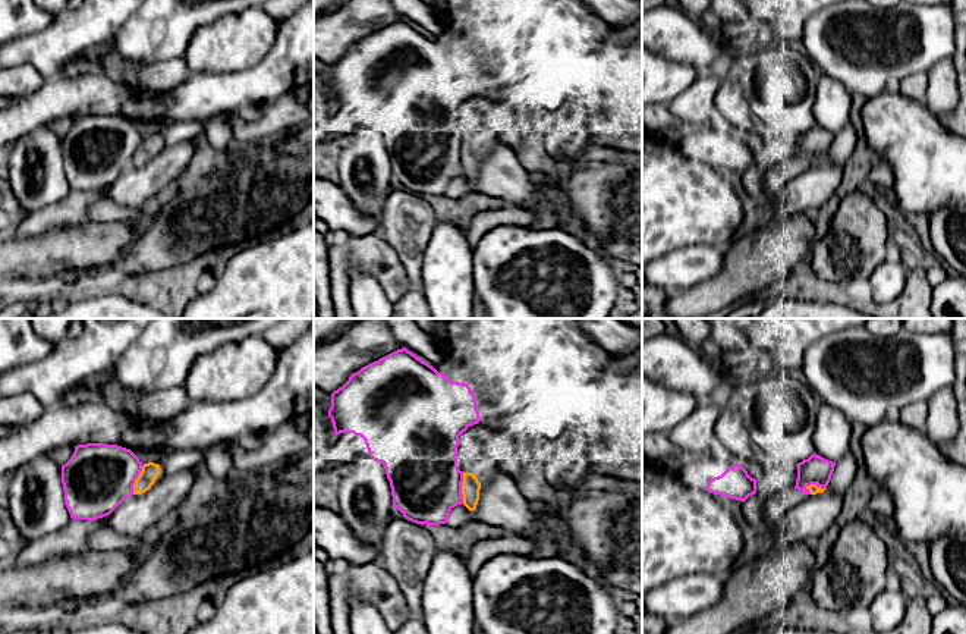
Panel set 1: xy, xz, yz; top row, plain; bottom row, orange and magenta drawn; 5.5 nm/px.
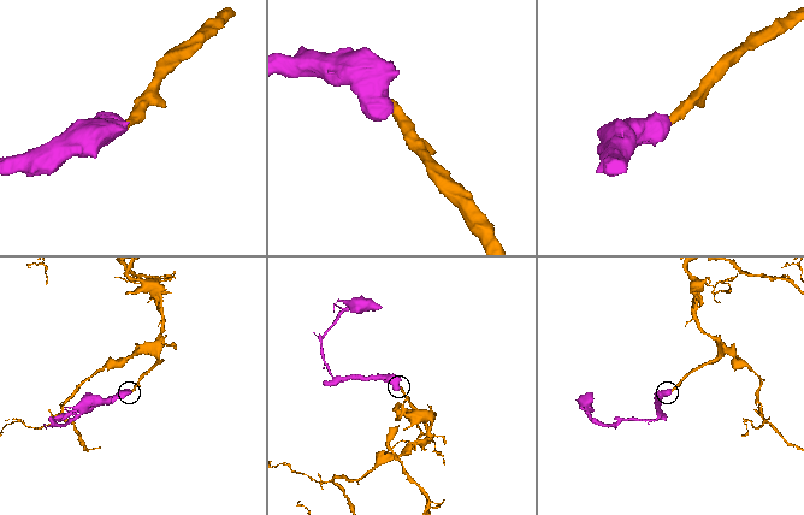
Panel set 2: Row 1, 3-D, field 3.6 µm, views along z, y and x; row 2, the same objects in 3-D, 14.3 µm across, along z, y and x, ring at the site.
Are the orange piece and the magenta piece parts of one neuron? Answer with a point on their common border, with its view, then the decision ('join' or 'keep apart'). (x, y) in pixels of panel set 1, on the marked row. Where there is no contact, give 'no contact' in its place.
xz (462, 487) | keep apart

